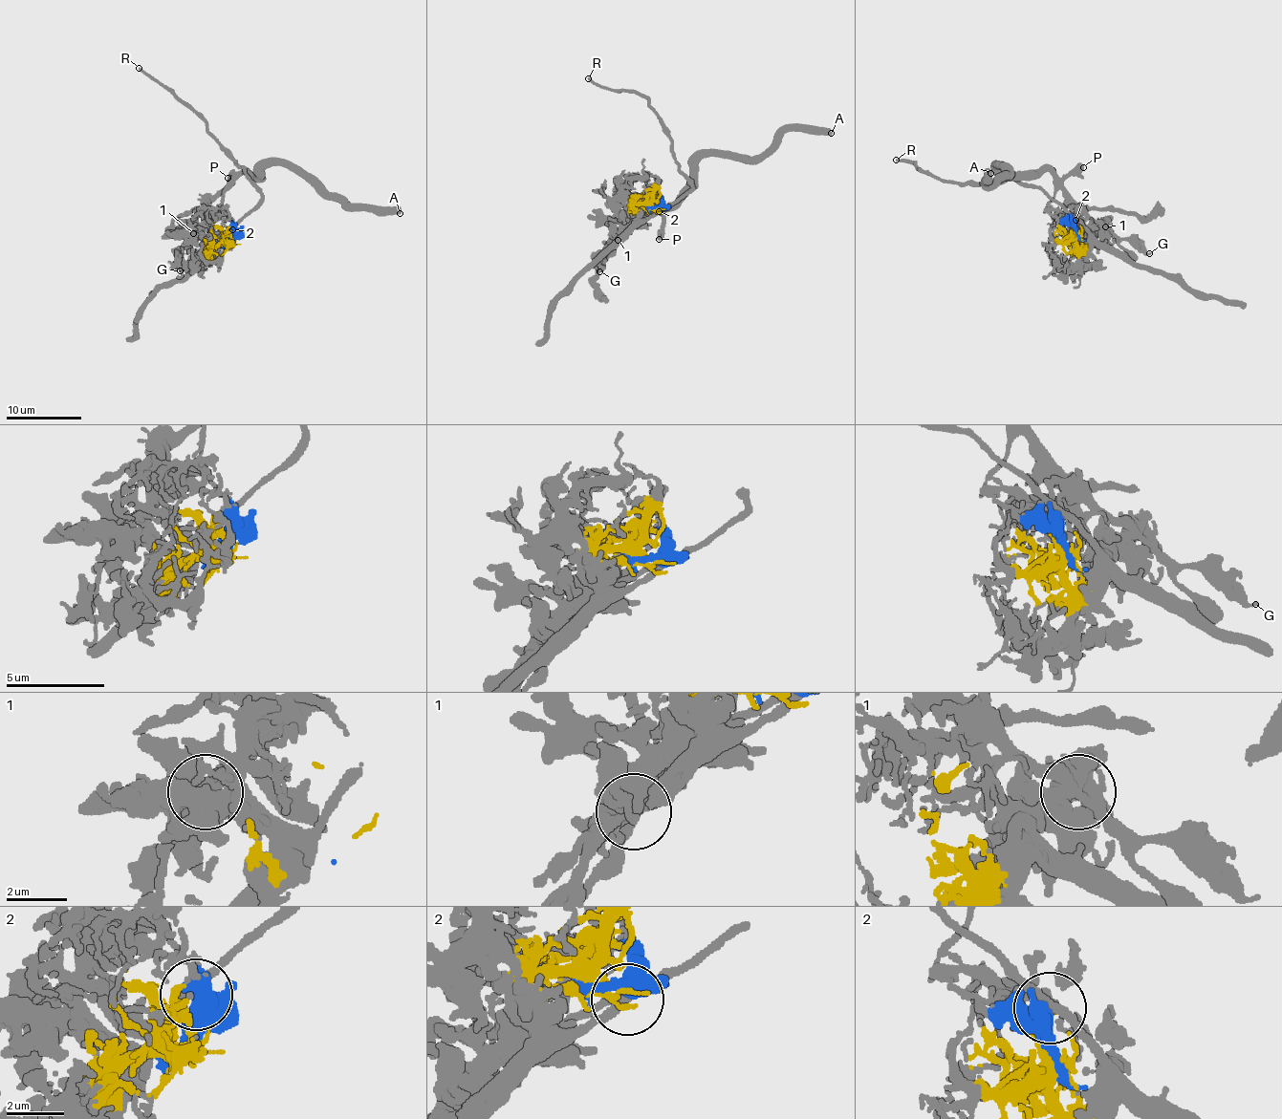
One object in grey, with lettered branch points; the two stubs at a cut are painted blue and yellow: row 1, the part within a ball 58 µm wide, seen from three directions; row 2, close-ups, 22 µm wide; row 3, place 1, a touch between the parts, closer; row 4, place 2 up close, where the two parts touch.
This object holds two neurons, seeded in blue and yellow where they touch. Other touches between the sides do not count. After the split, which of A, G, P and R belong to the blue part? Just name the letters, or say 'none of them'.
A, G, P

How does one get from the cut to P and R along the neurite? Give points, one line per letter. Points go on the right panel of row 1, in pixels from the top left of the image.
P: (1077, 235), (1068, 214), (1073, 206), (1077, 206), (1069, 200), (1062, 182), (1083, 166)
R: (1077, 236), (1076, 243), (1085, 246), (1088, 232), (1043, 189), (1013, 181), (972, 184), (937, 178), (897, 160)

